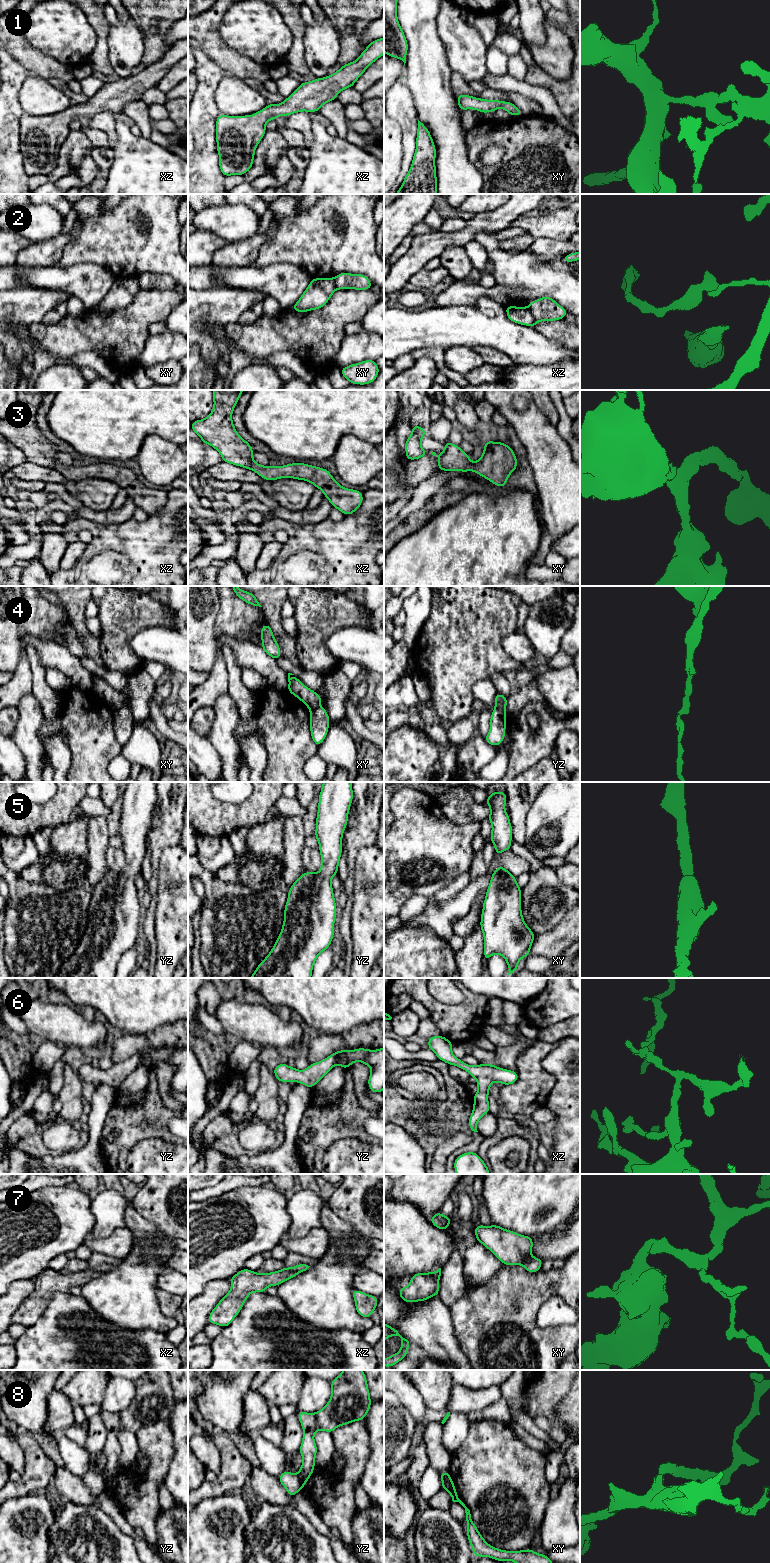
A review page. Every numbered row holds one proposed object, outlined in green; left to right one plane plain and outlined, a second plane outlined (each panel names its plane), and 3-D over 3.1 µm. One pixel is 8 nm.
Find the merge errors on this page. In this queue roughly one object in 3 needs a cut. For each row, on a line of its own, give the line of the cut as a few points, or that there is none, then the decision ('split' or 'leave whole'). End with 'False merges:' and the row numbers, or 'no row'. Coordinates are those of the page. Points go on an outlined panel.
1: cut none; leave whole
2: cut xz (527, 307), (533, 317), (532, 325); split
3: cut none; leave whole
4: cut xy (319, 706), (310, 710); split
5: cut none; leave whole
6: cut none; leave whole
7: cut none; leave whole
8: cut yz (297, 1473), (301, 1489); split
False merges: 2, 4, 8

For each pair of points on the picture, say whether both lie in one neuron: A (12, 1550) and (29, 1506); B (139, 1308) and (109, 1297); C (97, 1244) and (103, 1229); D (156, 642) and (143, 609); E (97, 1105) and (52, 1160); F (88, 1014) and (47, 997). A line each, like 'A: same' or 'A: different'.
A: same
B: same
C: different
D: different
E: same
F: same

